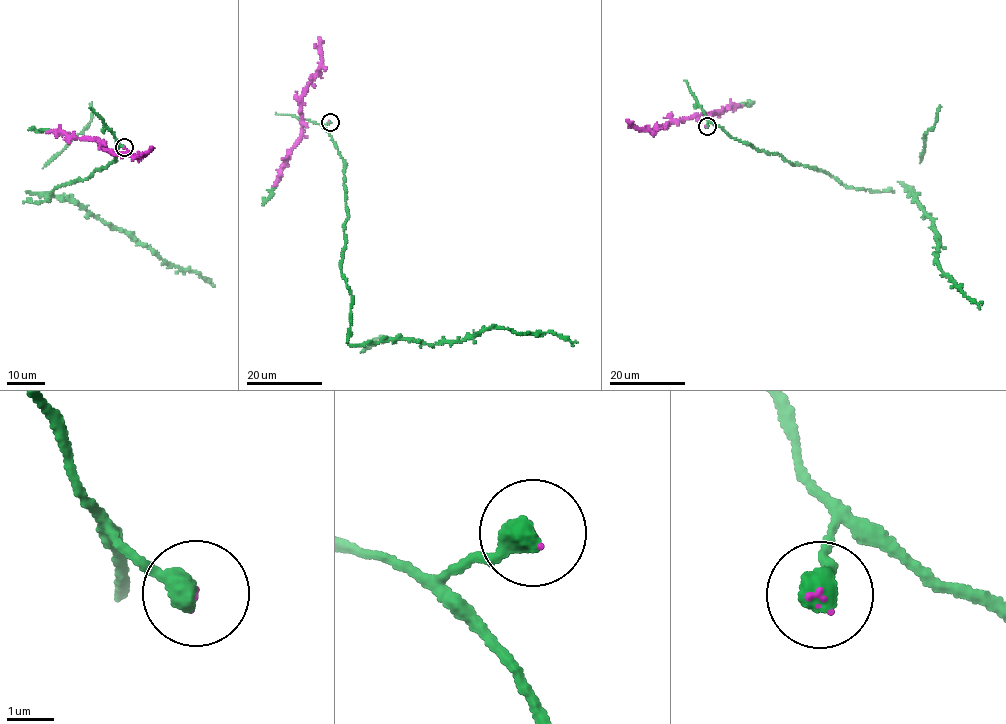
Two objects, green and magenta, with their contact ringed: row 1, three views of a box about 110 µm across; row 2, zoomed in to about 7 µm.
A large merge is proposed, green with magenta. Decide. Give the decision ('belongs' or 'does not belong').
belongs

